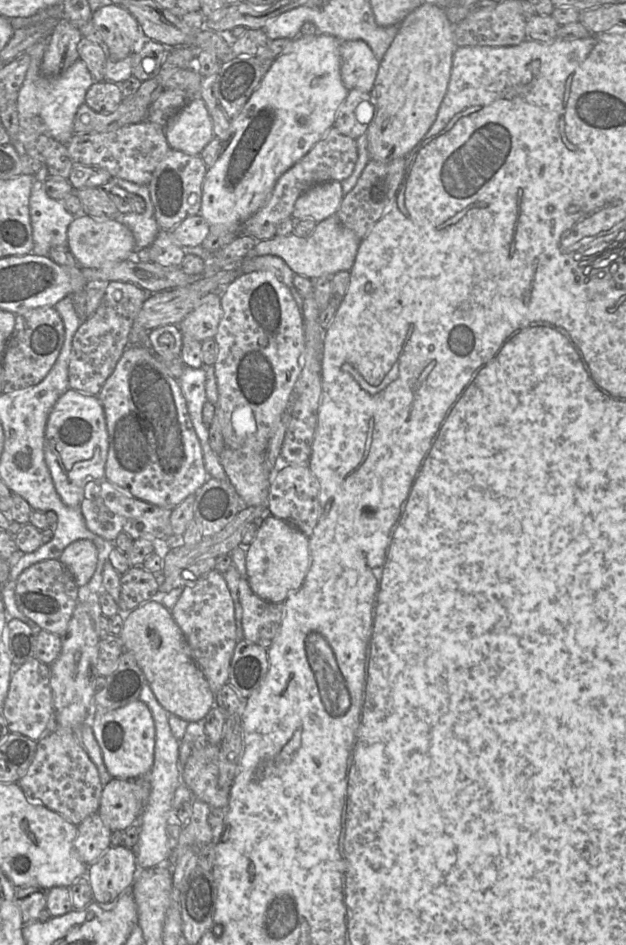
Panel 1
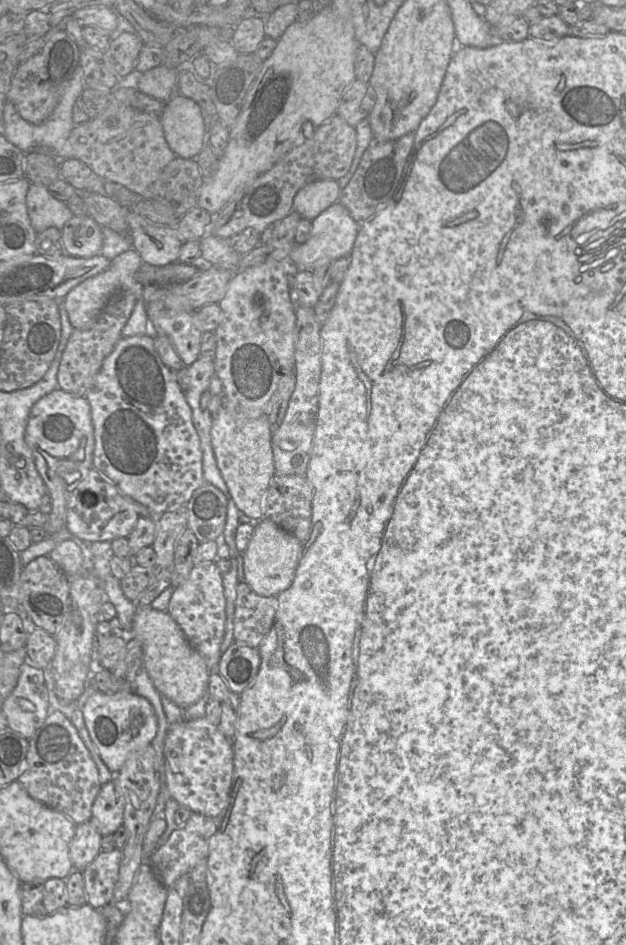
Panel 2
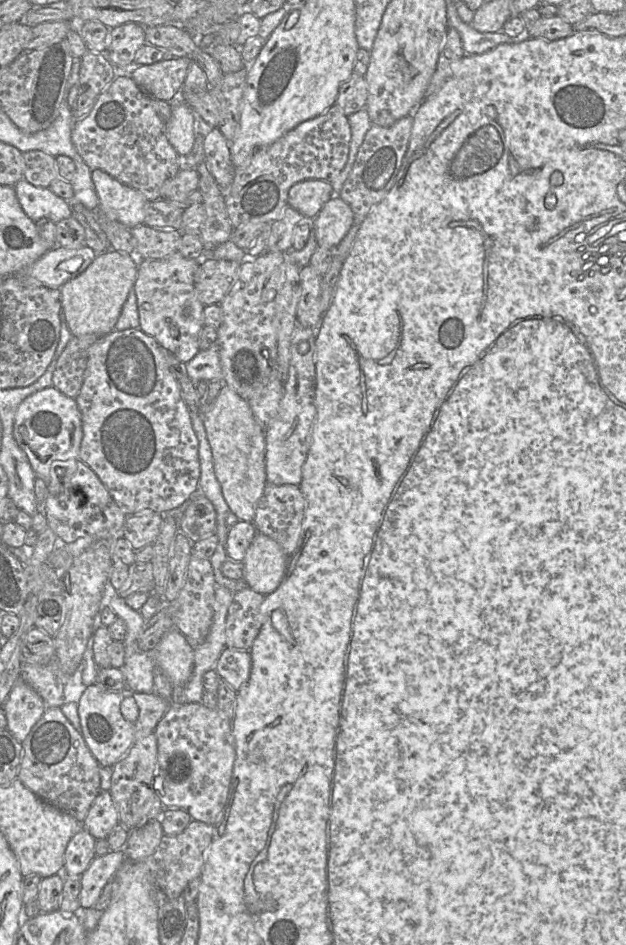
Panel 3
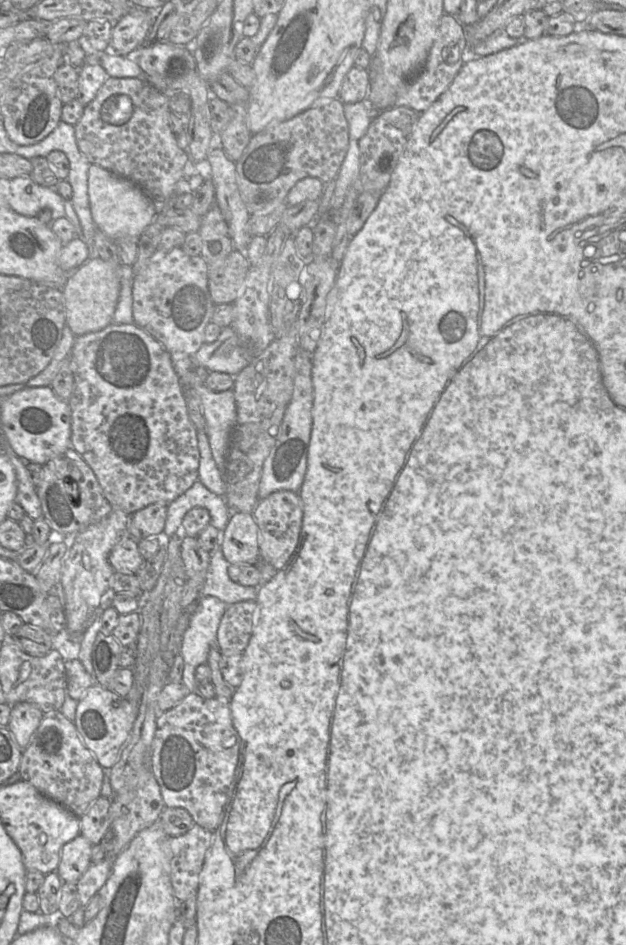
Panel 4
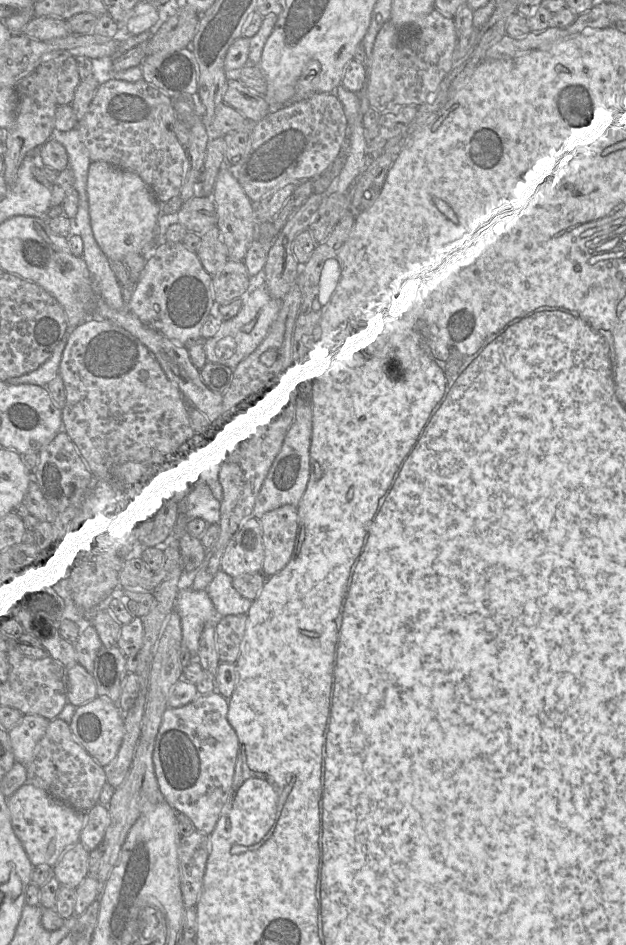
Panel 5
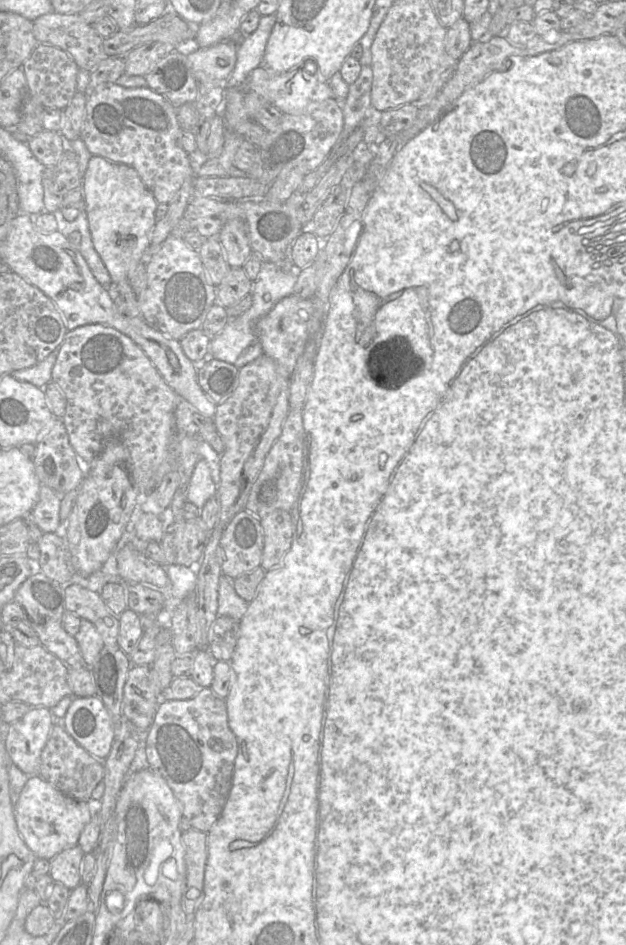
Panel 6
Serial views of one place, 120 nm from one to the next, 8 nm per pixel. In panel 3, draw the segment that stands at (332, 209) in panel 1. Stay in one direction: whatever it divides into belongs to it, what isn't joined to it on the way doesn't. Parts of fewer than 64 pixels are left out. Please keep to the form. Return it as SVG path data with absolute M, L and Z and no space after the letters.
M303 180L289 189L288 206L299 211L305 218L315 218L334 194L332 185L328 181Z

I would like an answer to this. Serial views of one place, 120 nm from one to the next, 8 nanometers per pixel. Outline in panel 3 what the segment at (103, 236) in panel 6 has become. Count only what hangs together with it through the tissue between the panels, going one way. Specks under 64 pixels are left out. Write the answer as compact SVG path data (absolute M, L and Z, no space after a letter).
M100 169L92 171L99 208L112 220L128 228L144 224L147 198Z

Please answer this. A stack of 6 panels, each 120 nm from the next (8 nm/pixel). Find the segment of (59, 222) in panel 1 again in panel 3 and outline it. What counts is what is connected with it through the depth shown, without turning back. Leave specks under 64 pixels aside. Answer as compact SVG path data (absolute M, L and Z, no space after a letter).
M21 179L14 189L23 211L34 222L48 218L57 223L71 217L70 202L54 194L49 187L37 187Z

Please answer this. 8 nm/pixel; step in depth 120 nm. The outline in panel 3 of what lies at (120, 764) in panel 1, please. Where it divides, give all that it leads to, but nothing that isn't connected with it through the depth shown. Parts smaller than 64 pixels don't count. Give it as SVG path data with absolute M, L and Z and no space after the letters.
M100 684L87 686L78 705L80 733L100 766L112 768L139 739L154 733L170 703L155 692L139 693L124 688L108 691Z

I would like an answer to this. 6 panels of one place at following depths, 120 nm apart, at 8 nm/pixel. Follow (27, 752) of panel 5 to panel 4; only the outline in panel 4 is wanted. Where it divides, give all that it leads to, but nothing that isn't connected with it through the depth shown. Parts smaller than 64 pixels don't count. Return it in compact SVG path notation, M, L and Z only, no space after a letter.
M20 702L11 705L8 730L20 748L24 749L38 728L44 713L35 705Z

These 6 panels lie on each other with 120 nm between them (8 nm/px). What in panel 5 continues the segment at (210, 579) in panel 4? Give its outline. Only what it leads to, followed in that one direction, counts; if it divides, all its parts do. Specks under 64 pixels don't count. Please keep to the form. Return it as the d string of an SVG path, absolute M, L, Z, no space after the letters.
M221 568L216 572L206 591L213 602L218 616L248 613L252 602L240 595L233 586L233 577Z

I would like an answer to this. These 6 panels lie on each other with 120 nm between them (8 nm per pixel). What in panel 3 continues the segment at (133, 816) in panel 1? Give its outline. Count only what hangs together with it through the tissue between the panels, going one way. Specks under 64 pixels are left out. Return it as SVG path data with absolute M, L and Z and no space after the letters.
M101 790L94 799L82 826L99 840L106 839L117 824L119 824L119 812L110 791Z

